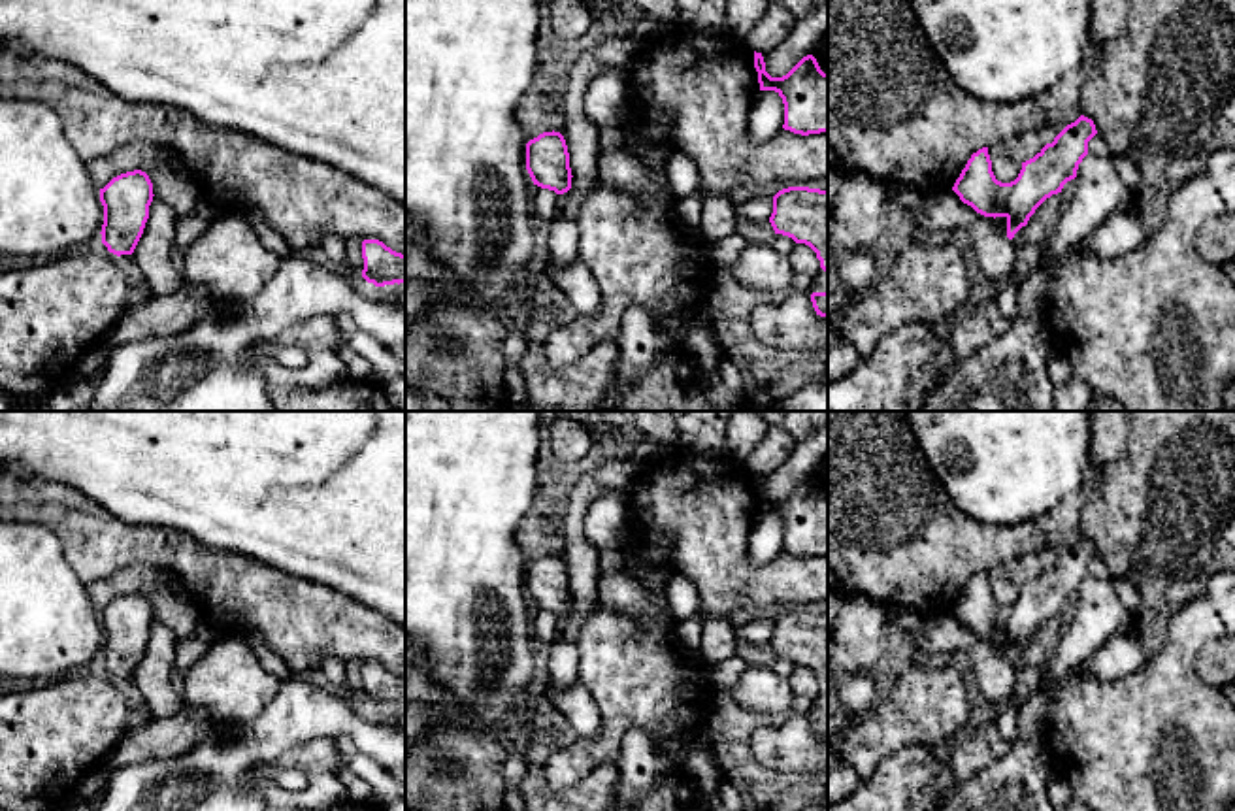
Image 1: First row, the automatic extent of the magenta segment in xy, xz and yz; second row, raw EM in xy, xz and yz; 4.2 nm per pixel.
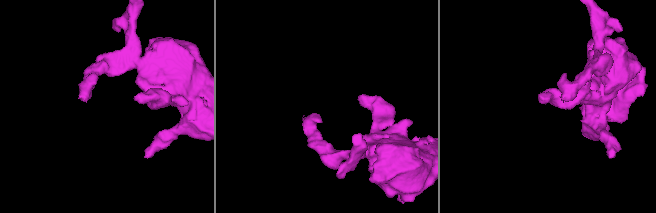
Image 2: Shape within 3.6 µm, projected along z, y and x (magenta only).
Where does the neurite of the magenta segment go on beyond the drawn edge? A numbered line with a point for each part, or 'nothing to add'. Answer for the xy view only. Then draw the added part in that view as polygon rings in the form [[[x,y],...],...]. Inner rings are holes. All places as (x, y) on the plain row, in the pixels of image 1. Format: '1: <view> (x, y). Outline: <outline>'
1: xy (51, 738). Outline: [[[102,666],[0,696],[0,811],[68,811],[81,781],[128,734],[128,700]]]

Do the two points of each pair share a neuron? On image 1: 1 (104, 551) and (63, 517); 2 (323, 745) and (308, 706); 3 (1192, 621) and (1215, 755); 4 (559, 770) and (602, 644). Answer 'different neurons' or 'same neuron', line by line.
1: same neuron
2: different neurons
3: same neuron
4: same neuron

